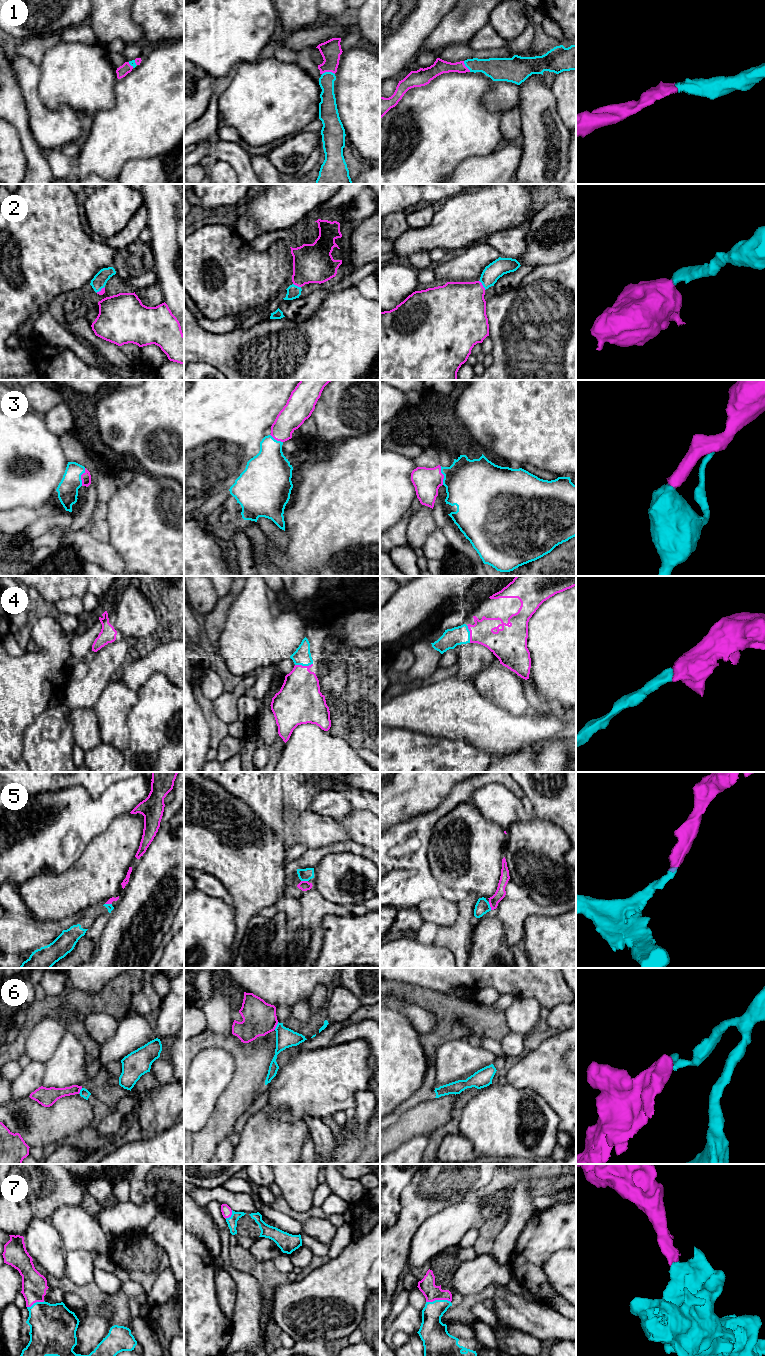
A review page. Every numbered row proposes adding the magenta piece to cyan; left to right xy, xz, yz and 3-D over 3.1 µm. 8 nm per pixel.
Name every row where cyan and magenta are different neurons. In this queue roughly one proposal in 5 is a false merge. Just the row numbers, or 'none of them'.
6

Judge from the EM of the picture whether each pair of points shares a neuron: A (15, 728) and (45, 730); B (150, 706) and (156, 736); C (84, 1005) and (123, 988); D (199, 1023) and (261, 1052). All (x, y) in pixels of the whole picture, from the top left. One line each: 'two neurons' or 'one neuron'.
A: two neurons
B: one neuron
C: one neuron
D: two neurons

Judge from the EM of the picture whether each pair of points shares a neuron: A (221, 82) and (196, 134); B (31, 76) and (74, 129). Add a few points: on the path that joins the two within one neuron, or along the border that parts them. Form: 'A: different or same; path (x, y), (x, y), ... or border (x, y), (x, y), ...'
A: same; path (216, 95), (209, 121)
B: same; path (31, 93), (33, 102), (57, 126)

